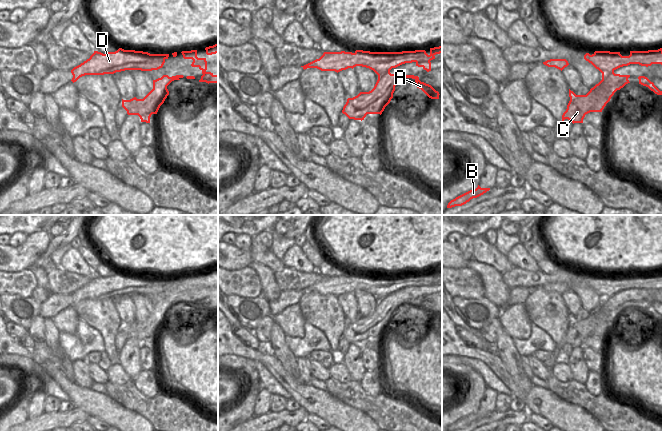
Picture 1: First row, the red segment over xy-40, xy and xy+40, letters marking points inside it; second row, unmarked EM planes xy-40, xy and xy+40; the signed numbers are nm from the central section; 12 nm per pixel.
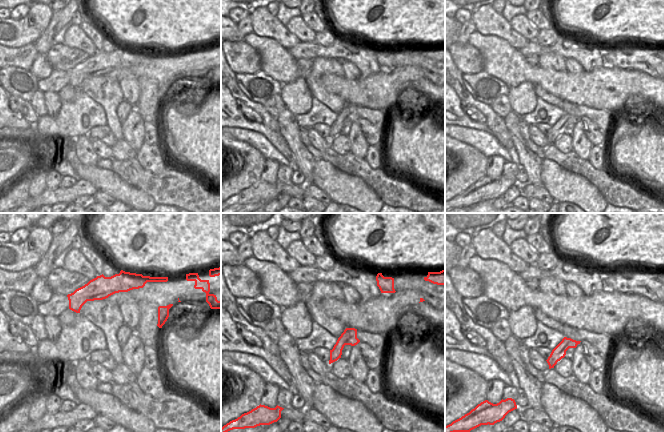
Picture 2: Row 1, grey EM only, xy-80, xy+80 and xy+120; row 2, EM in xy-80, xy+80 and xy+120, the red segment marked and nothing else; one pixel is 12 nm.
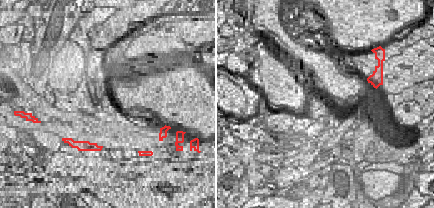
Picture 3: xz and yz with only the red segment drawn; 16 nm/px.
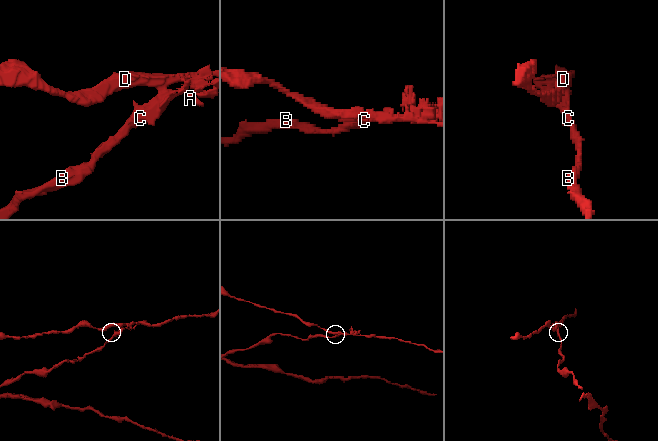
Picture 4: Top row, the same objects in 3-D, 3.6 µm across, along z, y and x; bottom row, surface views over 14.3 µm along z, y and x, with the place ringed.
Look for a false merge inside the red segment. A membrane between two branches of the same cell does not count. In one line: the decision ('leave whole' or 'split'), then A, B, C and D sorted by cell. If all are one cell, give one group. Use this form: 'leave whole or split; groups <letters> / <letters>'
split; groups A B C / D

